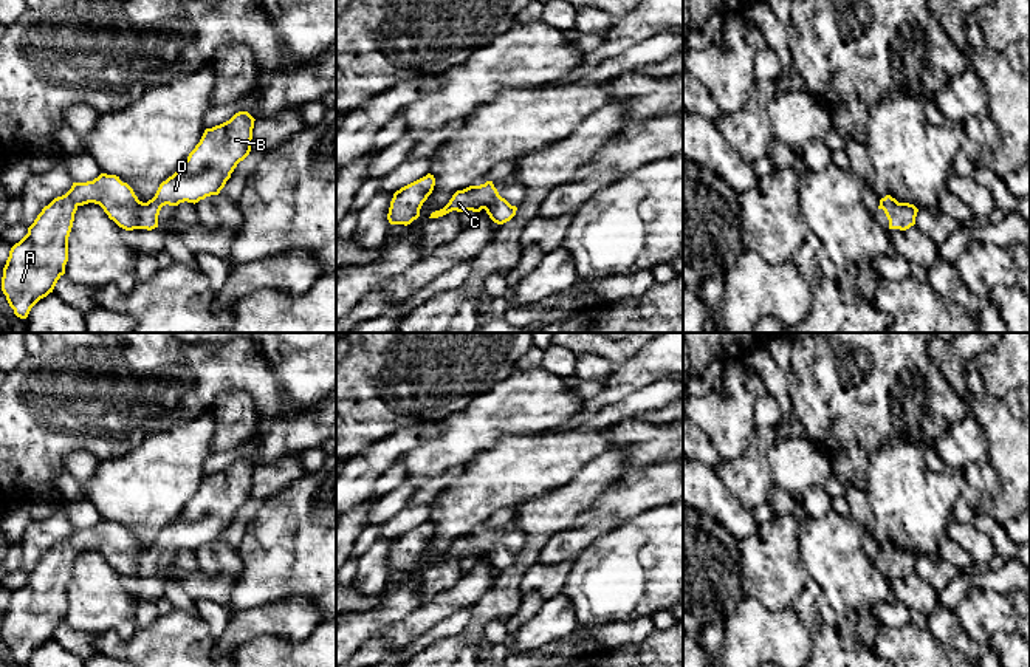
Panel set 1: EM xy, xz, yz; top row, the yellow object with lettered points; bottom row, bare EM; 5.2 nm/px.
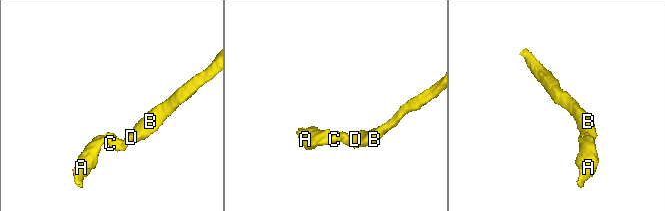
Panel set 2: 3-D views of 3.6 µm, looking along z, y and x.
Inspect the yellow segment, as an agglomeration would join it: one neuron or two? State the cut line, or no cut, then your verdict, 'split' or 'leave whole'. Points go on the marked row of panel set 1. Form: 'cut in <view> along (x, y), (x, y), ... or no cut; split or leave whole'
no cut; leave whole

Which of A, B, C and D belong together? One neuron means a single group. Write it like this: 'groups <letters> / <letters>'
groups A B C D

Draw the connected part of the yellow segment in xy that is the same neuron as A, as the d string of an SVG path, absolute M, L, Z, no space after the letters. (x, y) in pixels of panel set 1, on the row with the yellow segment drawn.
M235 113L229 121L206 128L183 166L163 181L152 200L142 203L116 175L101 173L71 189L42 209L28 234L15 243L6 260L2 291L14 314L26 319L31 308L65 274L68 237L79 206L94 203L125 231L158 227L163 206L198 203L218 195L240 161L251 152L254 118Z

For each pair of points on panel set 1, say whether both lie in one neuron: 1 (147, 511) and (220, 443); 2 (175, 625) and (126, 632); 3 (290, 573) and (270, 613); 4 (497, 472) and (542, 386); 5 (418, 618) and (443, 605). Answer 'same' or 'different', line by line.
1: different
2: different
3: different
4: different
5: same

